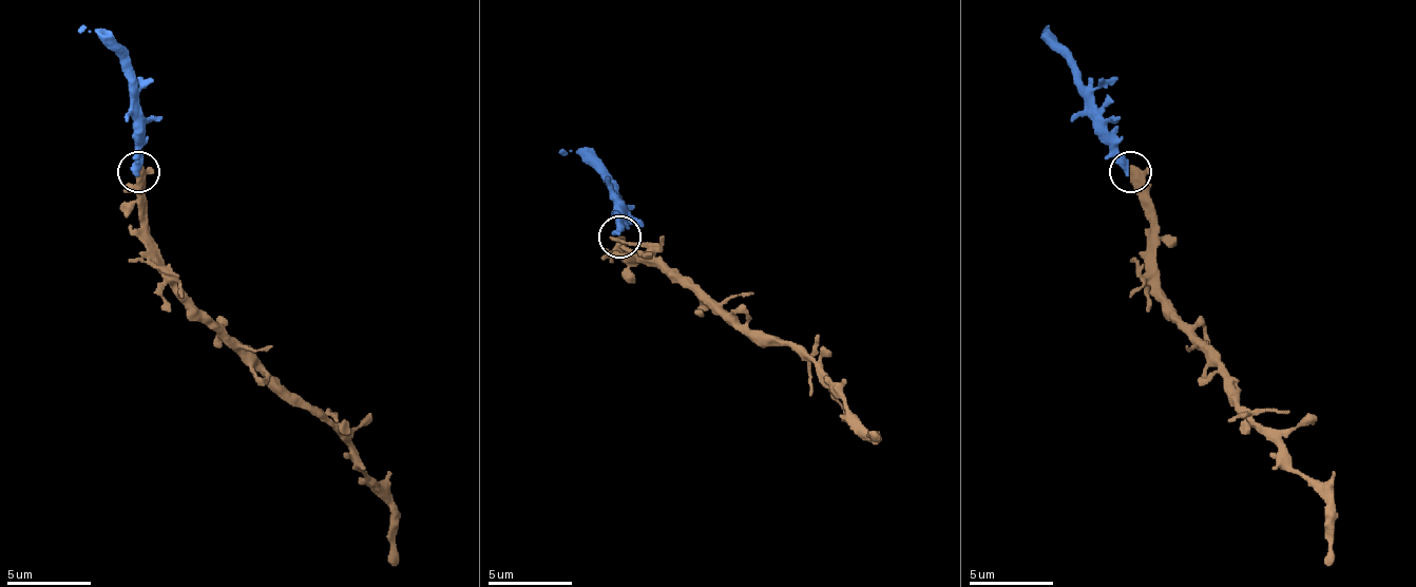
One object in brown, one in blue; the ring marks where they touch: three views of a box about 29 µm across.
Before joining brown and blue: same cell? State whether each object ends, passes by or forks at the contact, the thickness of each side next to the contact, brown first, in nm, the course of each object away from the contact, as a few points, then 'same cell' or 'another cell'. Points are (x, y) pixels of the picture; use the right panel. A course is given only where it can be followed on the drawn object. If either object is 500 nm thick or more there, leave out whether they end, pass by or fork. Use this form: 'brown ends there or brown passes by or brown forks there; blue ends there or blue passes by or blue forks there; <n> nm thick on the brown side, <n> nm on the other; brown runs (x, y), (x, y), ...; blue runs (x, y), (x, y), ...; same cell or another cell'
brown passes by; blue ends there; 420 nm thick on the brown side, 440 nm on the other; brown runs (1131, 172), (1144, 214), (1152, 227), (1152, 290), (1219, 365), (1236, 408), (1324, 499), (1327, 566); blue runs (1127, 172), (1076, 63), (1044, 30), (1048, 30); same cell

